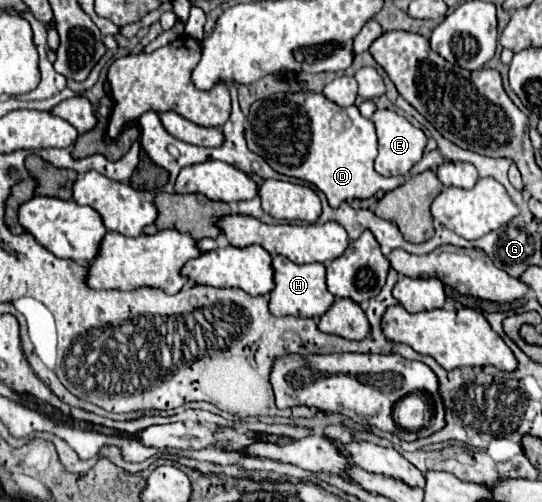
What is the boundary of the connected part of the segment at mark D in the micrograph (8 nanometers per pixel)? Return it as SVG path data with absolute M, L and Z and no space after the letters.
M278 92L264 100L256 100L250 106L250 114L246 118L246 142L248 142L248 148L254 154L262 156L276 172L292 178L300 178L304 182L314 184L318 190L322 190L332 208L338 208L344 200L370 198L378 190L394 190L402 182L402 178L384 178L374 169L378 142L372 120L364 118L356 106L342 108L332 100L328 100L324 94Z

